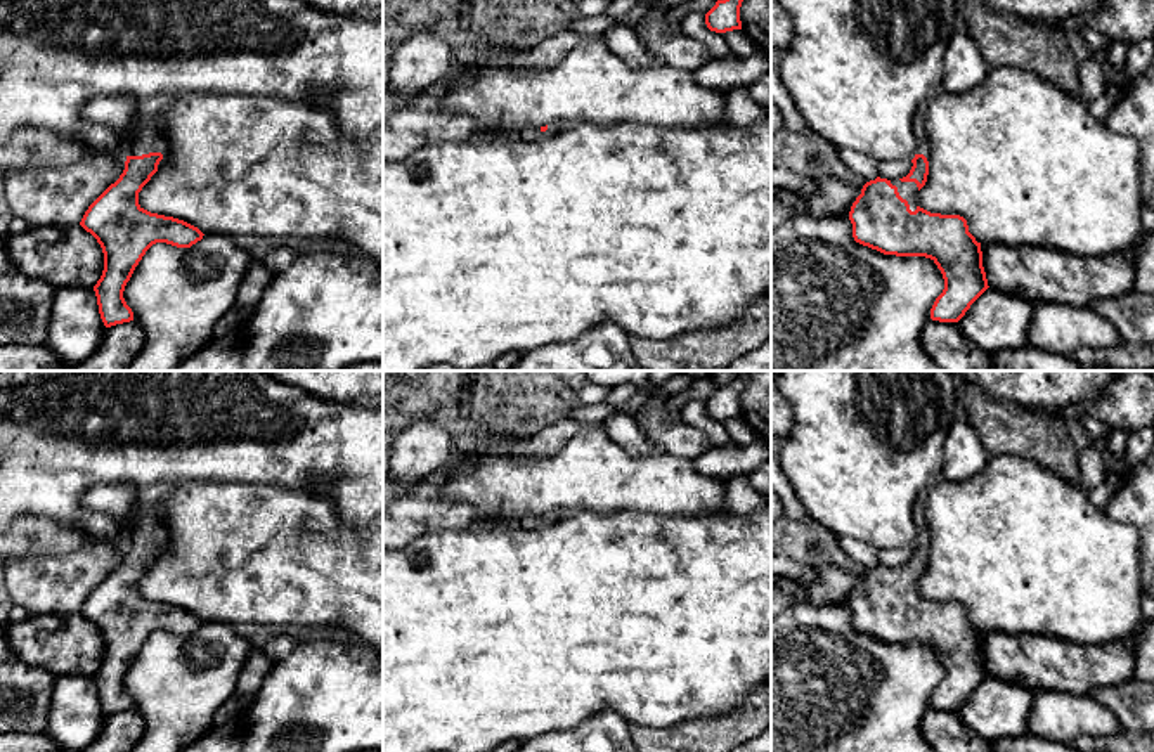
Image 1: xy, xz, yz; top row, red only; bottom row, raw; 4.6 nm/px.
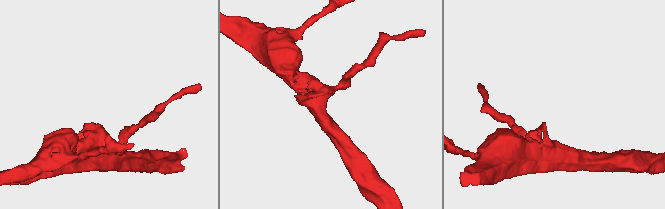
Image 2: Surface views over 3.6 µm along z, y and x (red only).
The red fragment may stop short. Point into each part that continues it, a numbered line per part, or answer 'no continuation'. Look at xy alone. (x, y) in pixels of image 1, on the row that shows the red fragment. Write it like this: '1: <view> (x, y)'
1: xy (149, 137)

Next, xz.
1: xz (529, 134)

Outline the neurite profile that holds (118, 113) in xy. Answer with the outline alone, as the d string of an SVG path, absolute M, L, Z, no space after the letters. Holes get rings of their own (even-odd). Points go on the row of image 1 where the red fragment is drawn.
M100 95L87 104L83 118L111 128L130 146L139 128L139 104L126 97Z

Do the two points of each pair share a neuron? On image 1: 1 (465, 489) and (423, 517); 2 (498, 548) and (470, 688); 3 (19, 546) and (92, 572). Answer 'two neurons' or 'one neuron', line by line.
1: two neurons
2: one neuron
3: two neurons

